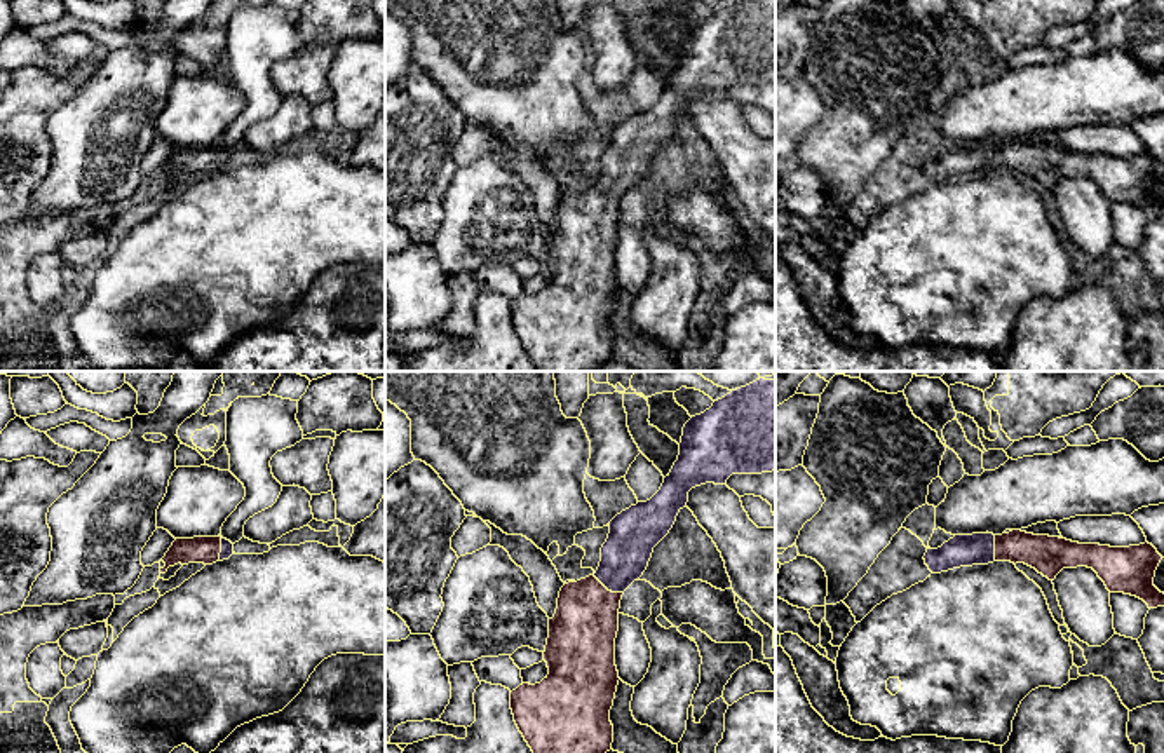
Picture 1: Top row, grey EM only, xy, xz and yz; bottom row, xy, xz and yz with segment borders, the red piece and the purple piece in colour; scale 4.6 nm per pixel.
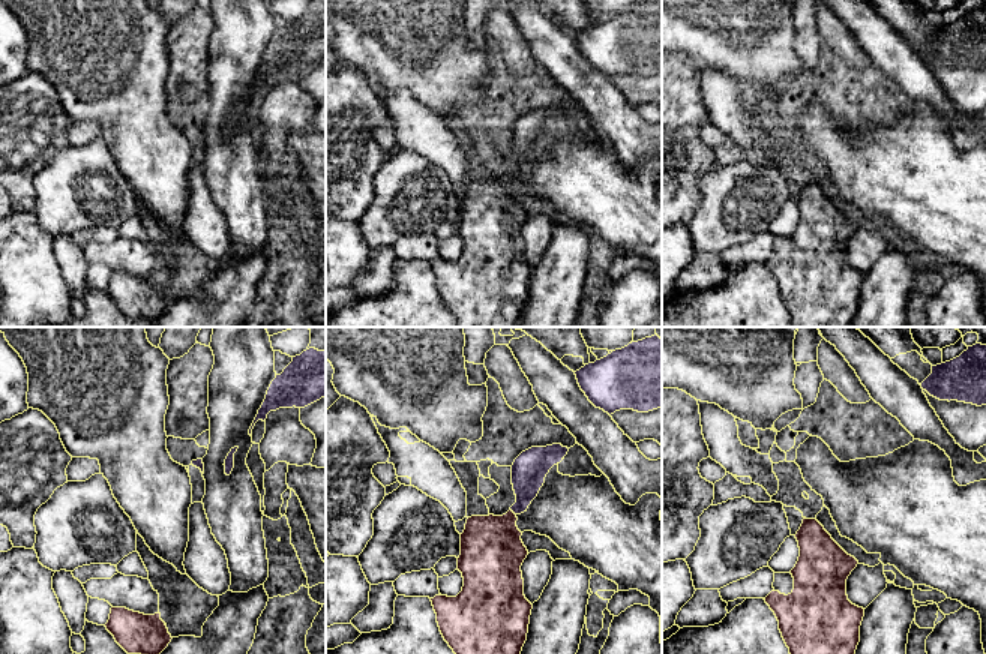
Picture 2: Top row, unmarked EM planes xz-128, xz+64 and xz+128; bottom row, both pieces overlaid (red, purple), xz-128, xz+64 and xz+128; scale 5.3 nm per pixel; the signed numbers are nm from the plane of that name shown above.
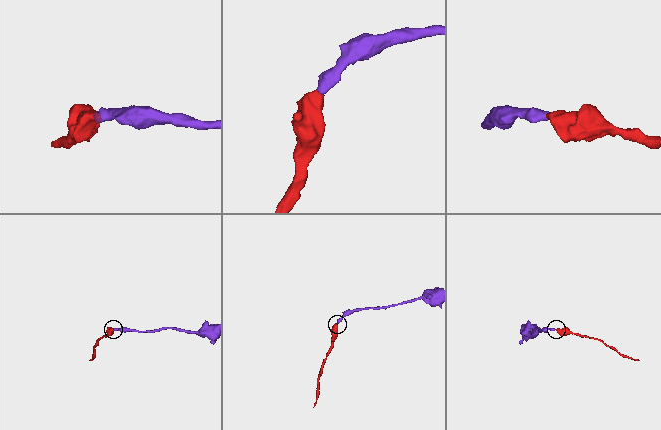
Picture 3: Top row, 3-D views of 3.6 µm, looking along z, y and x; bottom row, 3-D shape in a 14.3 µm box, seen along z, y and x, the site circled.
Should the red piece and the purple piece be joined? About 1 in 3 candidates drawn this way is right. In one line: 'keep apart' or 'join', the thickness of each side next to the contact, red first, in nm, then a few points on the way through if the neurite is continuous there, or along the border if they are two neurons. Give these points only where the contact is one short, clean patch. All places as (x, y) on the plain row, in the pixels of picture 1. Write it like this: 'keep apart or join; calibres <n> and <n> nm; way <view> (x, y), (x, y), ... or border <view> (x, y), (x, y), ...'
join; calibres 300 and 220 nm; way xz (582, 241), (588, 218), (607, 199), (624, 166)

